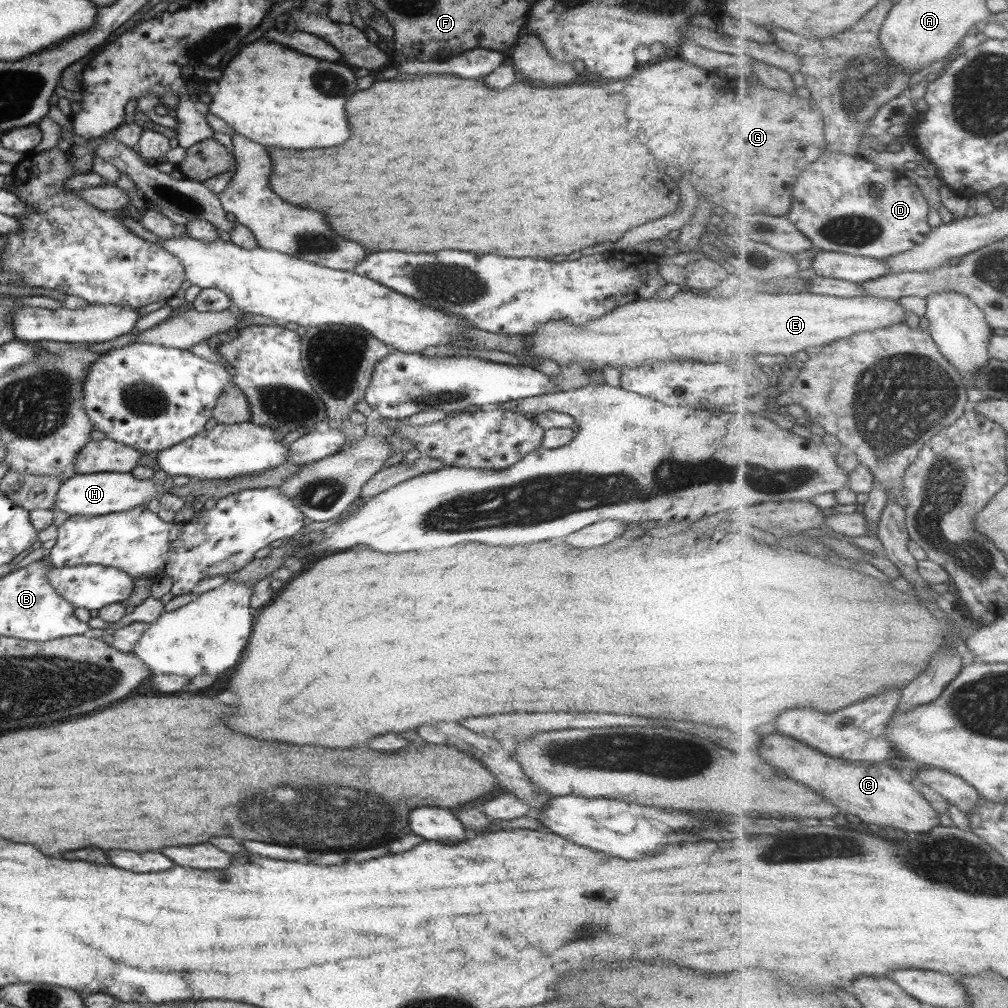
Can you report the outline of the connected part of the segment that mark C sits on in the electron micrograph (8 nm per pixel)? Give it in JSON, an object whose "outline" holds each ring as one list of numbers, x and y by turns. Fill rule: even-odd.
{"outline":[[782,734,766,738,762,756,776,768,784,770,790,778,808,785,824,795,828,801,840,805,841,812,854,818,862,818,860,822,894,826,920,834,928,834,934,828,942,826,941,812,934,808,926,795,902,770,894,767,894,762,890,759,884,762,844,760]]}

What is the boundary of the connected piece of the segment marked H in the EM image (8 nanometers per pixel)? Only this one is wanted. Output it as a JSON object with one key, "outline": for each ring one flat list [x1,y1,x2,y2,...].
{"outline":[[162,469,157,470,146,480,137,479,128,472,78,473,60,484,56,496,56,509,71,516,107,516,110,513,127,512,138,506,145,506,150,500,156,499,162,492,162,485,166,480,168,480,168,474]]}

